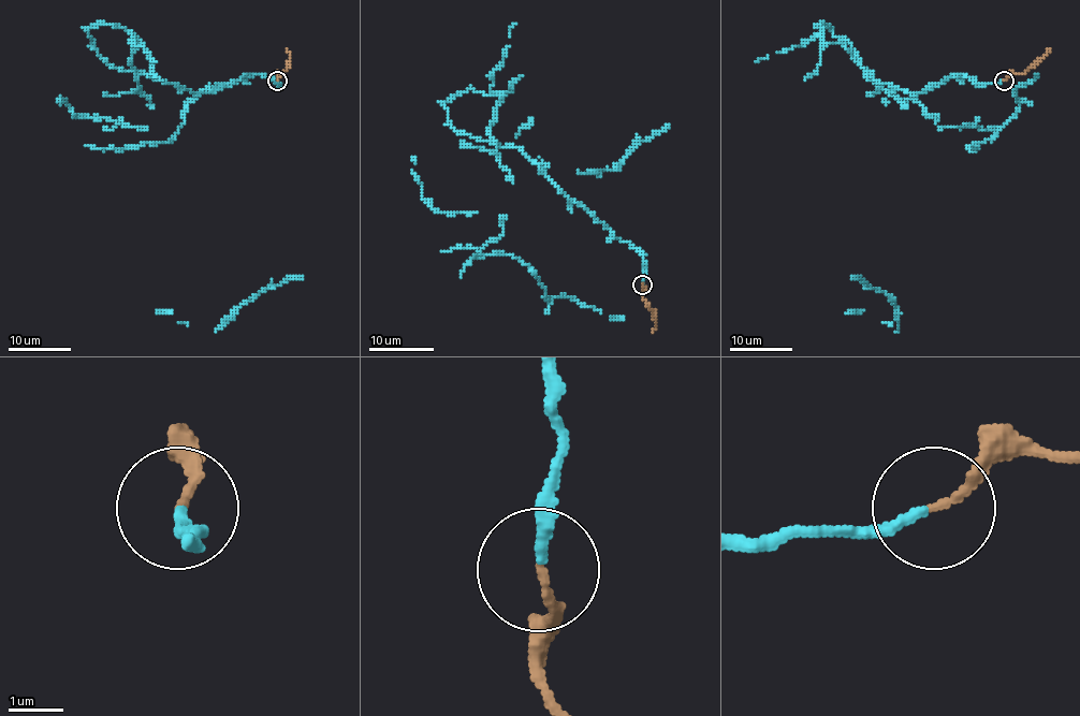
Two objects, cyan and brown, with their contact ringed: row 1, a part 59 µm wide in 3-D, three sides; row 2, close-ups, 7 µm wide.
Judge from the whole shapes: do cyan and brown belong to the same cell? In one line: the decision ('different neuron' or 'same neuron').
same neuron

